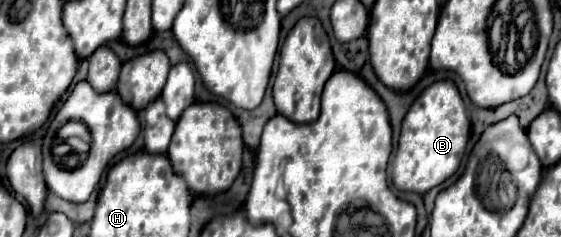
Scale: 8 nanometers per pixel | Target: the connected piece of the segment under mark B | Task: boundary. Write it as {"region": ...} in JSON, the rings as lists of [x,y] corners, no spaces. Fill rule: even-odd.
{"region":[[[452,80],[434,82],[410,106],[404,122],[398,152],[392,162],[392,184],[402,192],[426,194],[456,174],[466,152],[470,120],[462,96]]]}

